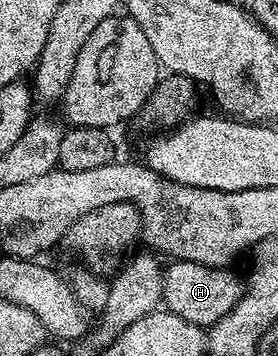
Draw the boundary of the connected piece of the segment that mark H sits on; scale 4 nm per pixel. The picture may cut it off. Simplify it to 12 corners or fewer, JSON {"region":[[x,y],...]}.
{"region":[[171,261],[165,309],[209,328],[242,299],[230,268]]}

